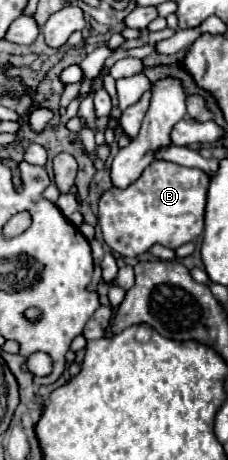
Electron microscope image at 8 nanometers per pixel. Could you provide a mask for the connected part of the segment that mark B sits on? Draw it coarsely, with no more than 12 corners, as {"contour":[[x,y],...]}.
{"contour":[[154,160],[98,202],[122,256],[176,250],[204,230],[210,178]]}

